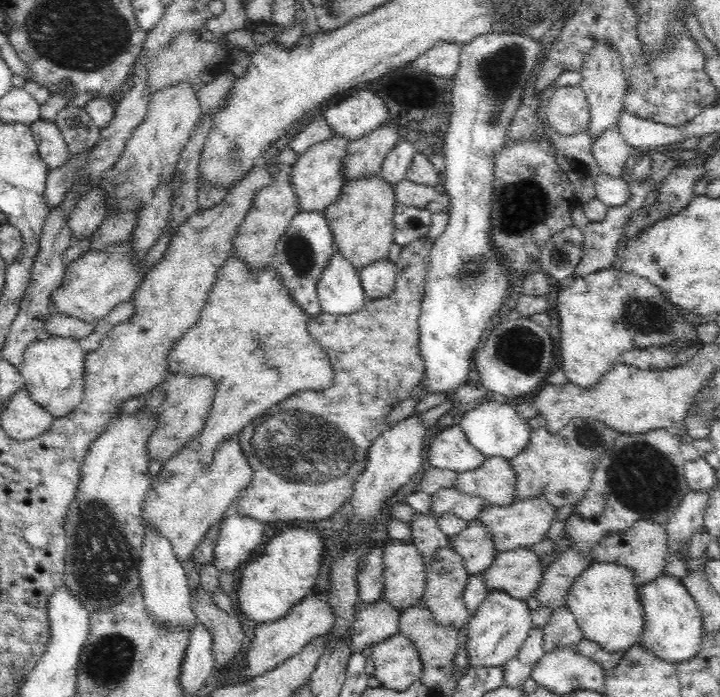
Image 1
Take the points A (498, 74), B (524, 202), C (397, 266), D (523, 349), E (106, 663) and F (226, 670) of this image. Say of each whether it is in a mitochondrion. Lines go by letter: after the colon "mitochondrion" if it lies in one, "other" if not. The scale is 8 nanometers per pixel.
A: mitochondrion
B: mitochondrion
C: other
D: mitochondrion
E: mitochondrion
F: other

